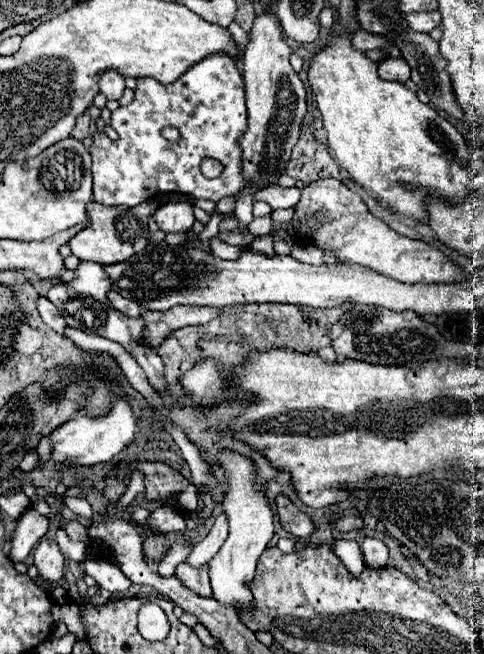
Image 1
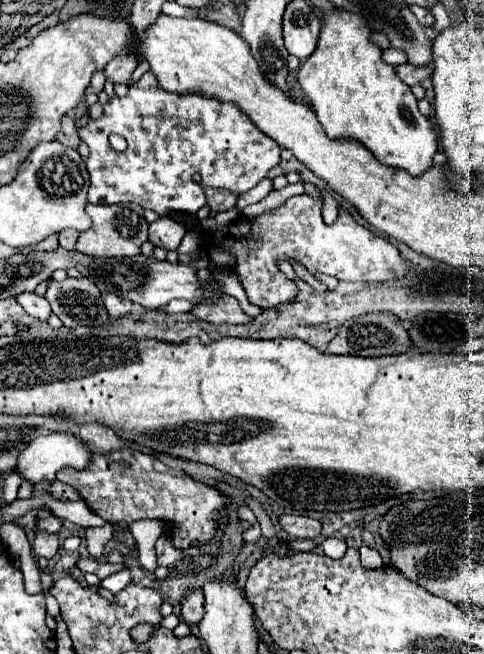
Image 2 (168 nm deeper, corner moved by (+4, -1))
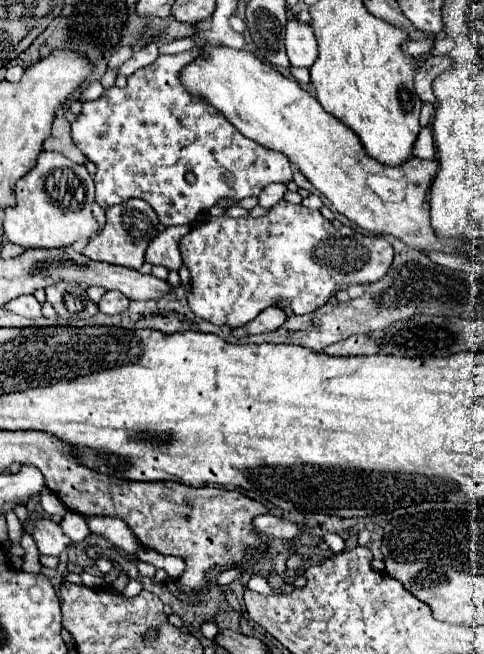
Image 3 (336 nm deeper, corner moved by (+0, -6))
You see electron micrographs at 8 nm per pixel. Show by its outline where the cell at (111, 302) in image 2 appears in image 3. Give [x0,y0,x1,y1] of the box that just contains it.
[98,291,130,315]

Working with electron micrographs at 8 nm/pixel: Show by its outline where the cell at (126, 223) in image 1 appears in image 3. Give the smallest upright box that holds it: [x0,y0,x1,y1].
[82,199,158,269]

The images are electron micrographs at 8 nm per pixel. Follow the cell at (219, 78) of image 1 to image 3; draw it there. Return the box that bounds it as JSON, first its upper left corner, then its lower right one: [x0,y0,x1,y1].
[72,47,292,227]

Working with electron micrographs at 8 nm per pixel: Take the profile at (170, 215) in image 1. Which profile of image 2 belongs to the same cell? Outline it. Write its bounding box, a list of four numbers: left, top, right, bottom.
[148,218,186,250]

